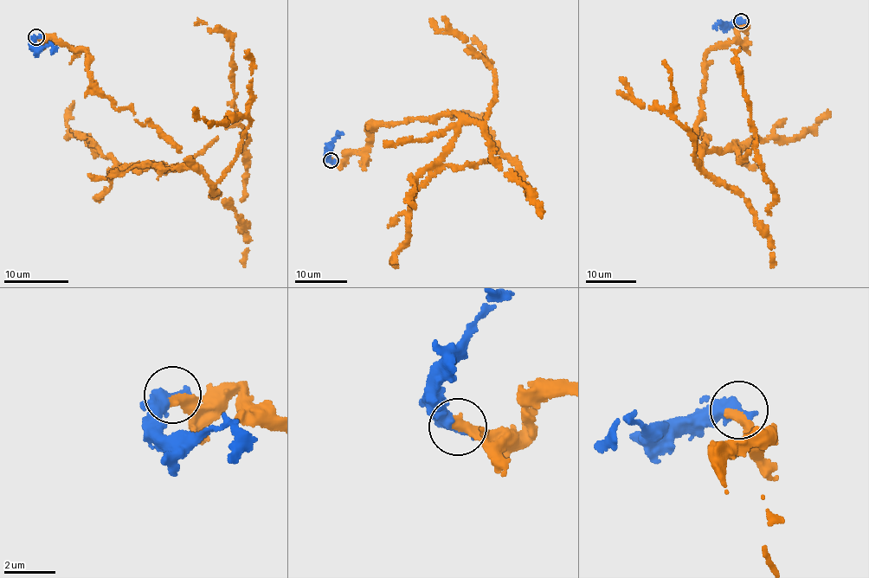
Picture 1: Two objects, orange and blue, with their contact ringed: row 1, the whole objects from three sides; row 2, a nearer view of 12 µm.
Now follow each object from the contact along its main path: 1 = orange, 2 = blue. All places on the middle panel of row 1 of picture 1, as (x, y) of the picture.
1: (331, 160), (363, 151), (370, 124), (455, 113), (451, 150), (415, 183), (505, 155), (483, 121), (448, 113)
2: (331, 160), (326, 148), (337, 131)

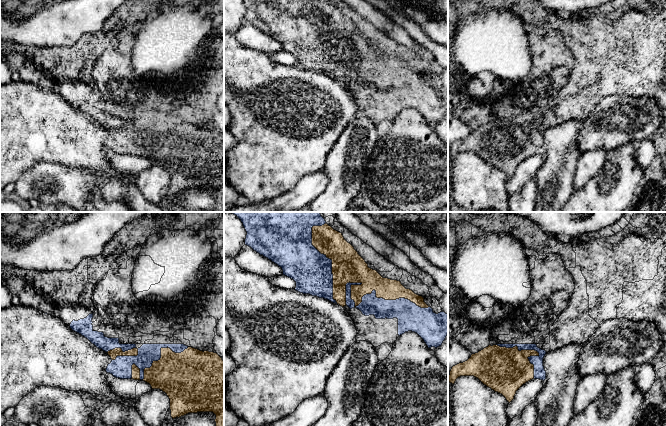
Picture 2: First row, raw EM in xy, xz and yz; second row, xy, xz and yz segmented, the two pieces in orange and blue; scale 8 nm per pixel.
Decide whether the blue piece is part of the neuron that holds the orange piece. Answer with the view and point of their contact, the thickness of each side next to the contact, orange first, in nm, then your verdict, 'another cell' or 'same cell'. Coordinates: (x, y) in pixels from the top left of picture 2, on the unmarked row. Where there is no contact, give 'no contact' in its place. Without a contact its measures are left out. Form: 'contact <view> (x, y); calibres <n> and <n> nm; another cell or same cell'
contact xz (376, 72); calibres 180 and 180 nm; same cell

